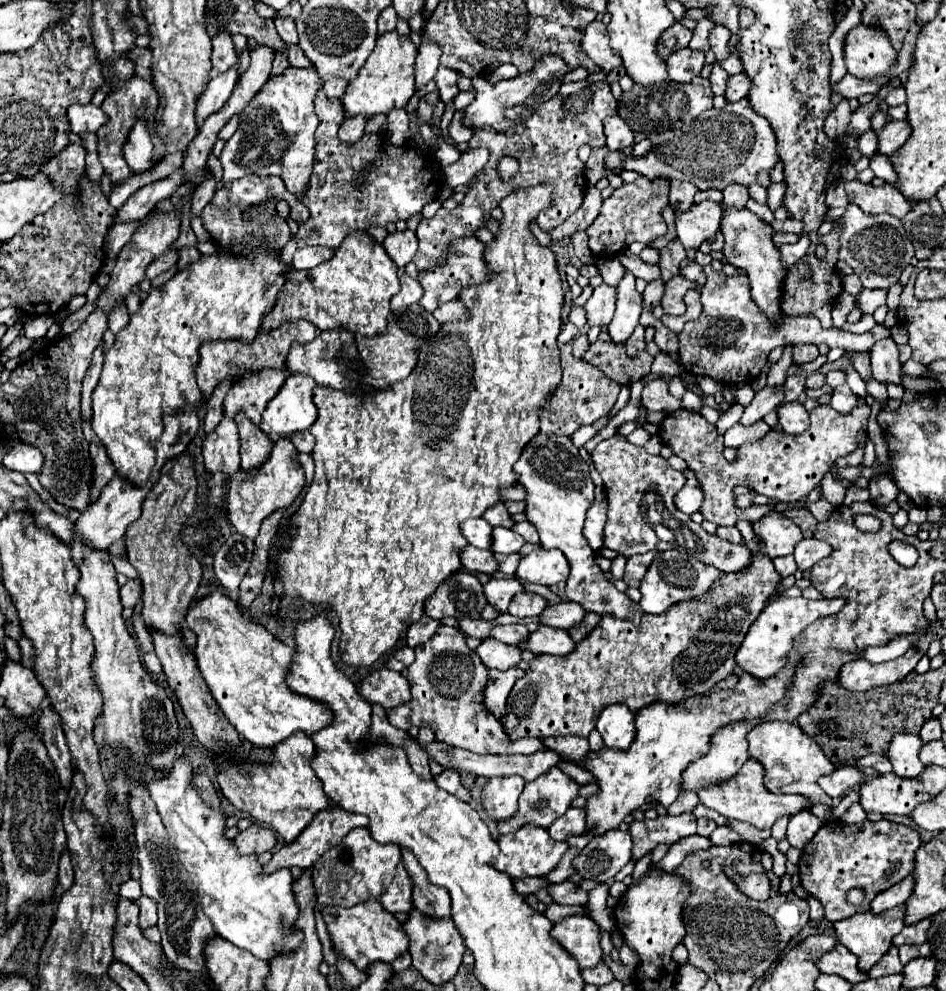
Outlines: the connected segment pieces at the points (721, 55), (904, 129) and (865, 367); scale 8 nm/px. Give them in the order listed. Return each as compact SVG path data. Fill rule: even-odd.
M718 24L712 28L712 34L708 34L708 44L716 54L716 60L724 60L732 54L728 50L728 40L730 40L730 32L724 26L718 26Z
M892 120L876 136L878 136L878 152L890 156L908 140L910 126L906 120Z
M845 352L845 354L852 360L854 368L865 382L868 382L872 376L870 354L867 353L869 352Z

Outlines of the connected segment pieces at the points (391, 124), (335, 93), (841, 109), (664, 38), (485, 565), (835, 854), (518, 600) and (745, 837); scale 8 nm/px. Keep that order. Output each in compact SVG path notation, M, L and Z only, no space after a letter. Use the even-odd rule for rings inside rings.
M404 108L400 110L390 110L386 114L386 120L388 120L388 134L390 134L390 140L392 144L396 146L402 146L408 138L410 138L410 128L408 128L408 114Z
M336 78L336 82L324 82L322 90L330 96L330 98L342 98L342 94L346 92L346 82L342 78Z
M844 98L844 100L834 108L834 112L828 116L828 120L826 120L824 130L826 130L828 138L832 138L832 140L842 140L844 130L846 130L848 122L850 122L850 114L852 114L852 110L850 110L850 106L848 106L848 100Z
M678 22L672 24L672 28L668 28L662 36L660 36L660 42L658 42L658 54L660 58L668 58L672 52L680 50L680 48L686 48L688 42L692 38L692 30L680 26Z
M470 544L464 546L464 550L460 550L460 562L462 562L462 568L466 568L468 572L494 574L498 570L498 564L490 550L480 550Z
M834 820L824 824L816 832L816 836L804 846L798 862L800 884L824 906L826 920L844 920L856 912L866 912L876 894L904 880L914 868L914 856L920 844L922 842L916 830L912 830L910 826L894 824L890 820L864 820L860 824L846 824L842 820ZM852 888L860 888L866 894L864 902L858 906L846 900L846 894Z
M524 592L524 594L516 594L516 598L512 598L508 612L514 616L522 616L522 618L524 616L538 616L546 608L546 604L548 604L548 600L544 596Z
M730 820L729 827L740 835L742 842L752 845L759 846L764 840L771 836L770 830L759 830L747 822Z

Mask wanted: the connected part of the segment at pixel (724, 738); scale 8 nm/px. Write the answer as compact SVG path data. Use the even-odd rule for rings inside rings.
M732 722L732 726L724 726L720 728L714 736L712 736L712 746L710 752L692 762L684 774L682 774L682 788L694 790L698 792L700 786L710 786L710 784L718 784L724 782L726 778L732 778L732 774L736 774L736 770L742 768L742 764L748 760L748 742L746 742L746 734L756 726L758 722Z

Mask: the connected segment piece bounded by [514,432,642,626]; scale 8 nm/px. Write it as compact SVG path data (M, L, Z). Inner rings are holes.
M538 432L528 446L524 446L518 462L514 464L518 484L524 486L524 514L538 530L540 544L546 550L560 548L570 562L570 576L566 580L568 600L584 606L588 612L596 614L614 614L622 620L632 620L640 626L642 608L632 602L624 592L618 592L604 576L602 570L594 564L594 552L590 550L586 538L582 536L582 526L586 520L586 510L594 500L594 484L588 474L588 464L578 454L578 448L568 436L560 434L542 434Z

